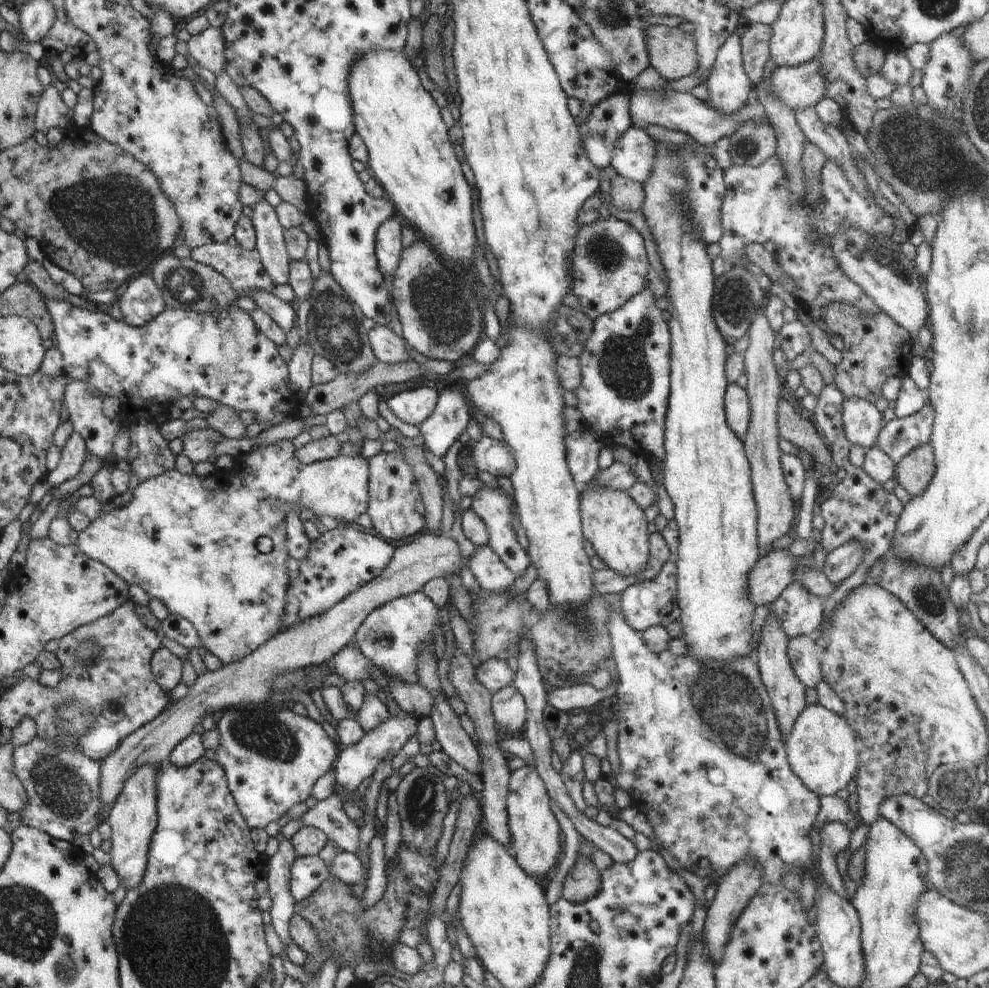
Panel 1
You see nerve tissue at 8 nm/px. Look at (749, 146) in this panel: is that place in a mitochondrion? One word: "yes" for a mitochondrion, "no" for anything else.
yes

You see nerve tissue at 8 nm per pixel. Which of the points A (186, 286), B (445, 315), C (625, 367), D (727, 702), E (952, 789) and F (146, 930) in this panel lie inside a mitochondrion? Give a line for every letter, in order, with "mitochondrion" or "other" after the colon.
A: mitochondrion
B: mitochondrion
C: mitochondrion
D: mitochondrion
E: mitochondrion
F: mitochondrion

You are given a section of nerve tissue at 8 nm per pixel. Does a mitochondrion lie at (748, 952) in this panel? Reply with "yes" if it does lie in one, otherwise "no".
no

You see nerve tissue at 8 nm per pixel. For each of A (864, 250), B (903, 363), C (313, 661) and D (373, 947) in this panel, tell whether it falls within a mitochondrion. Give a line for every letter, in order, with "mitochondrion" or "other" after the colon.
A: mitochondrion
B: other
C: other
D: mitochondrion

